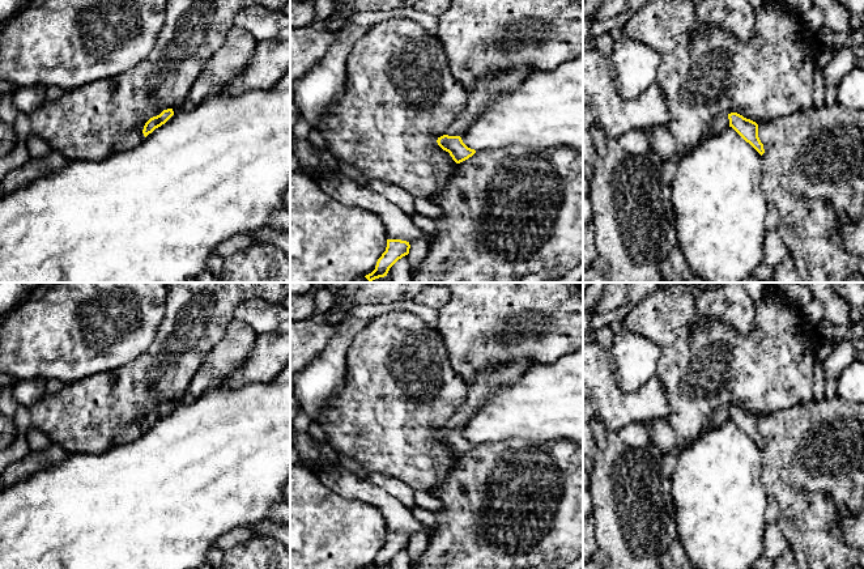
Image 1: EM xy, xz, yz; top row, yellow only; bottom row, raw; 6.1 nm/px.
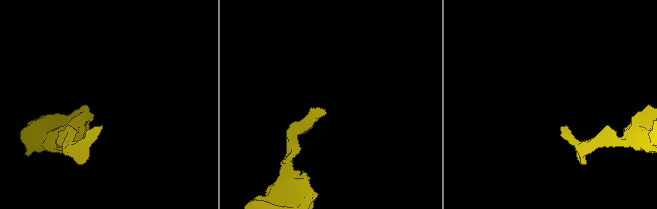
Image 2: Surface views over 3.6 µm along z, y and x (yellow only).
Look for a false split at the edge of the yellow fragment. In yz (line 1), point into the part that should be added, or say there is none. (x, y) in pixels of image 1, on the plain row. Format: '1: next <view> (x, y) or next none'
1: next yz (722, 415)

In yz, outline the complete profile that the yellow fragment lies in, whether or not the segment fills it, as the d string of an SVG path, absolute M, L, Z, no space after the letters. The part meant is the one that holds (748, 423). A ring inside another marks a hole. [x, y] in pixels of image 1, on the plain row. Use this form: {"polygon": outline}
{"polygon": "M737 405L720 408L711 422L712 428L723 425L732 420L746 436L749 436L761 449L765 446L763 437L758 430L758 417L750 412L744 411Z"}

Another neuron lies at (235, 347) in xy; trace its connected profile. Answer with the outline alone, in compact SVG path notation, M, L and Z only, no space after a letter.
M231 319L224 337L209 351L188 386L188 398L218 388L251 356L256 334L246 323Z

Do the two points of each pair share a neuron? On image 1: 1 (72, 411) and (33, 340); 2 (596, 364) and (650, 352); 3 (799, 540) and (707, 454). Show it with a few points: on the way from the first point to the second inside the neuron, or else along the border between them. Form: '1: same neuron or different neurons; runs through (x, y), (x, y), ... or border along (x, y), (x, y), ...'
1: different neurons; border along (94, 373), (66, 385)
2: different neurons; border along (609, 347), (613, 377), (621, 390)
3: different neurons; border along (761, 465), (761, 480), (767, 495)

